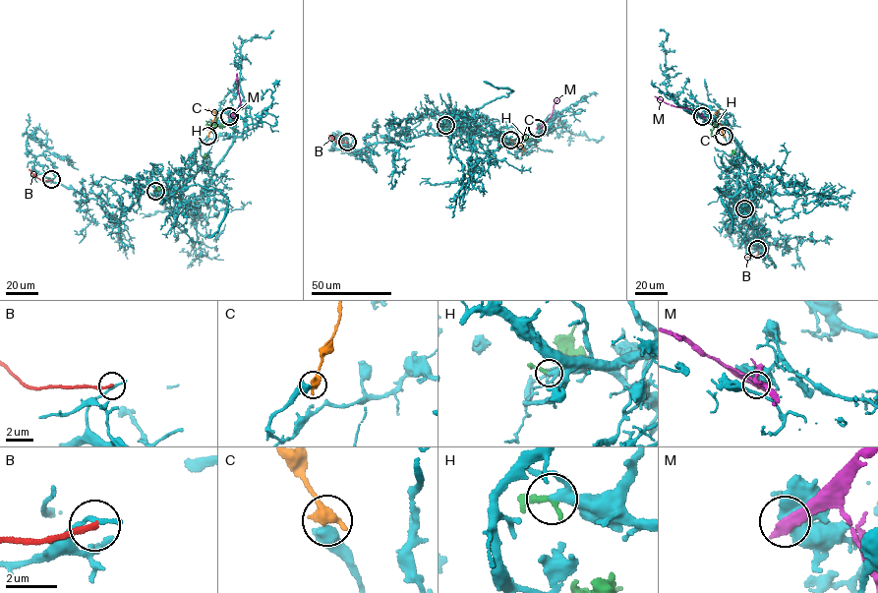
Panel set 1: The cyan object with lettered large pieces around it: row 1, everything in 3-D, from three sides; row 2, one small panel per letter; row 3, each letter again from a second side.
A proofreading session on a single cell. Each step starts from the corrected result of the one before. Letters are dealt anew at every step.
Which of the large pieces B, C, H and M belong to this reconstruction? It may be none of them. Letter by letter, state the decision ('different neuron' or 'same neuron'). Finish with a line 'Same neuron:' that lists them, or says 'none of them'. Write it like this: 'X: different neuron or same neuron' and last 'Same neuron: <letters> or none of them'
B: different neuron
C: different neuron
H: different neuron
M: different neuron
Same neuron: none of them

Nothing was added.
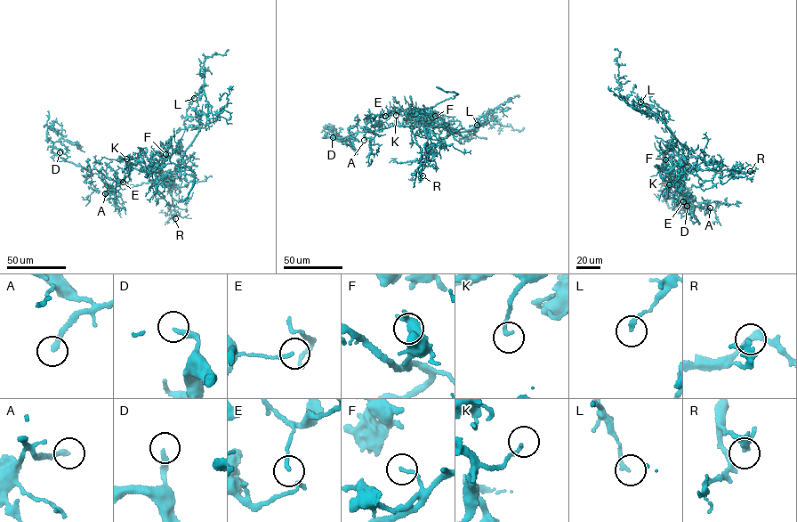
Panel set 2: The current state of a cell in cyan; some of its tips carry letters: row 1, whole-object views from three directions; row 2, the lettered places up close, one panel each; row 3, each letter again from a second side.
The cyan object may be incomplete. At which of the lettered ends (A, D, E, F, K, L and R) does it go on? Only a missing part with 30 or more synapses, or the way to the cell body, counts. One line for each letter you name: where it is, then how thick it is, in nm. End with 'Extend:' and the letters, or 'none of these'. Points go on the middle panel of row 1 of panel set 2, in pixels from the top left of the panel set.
A: place (364, 140); calibre 240 nm
D: place (333, 137); calibre 240 nm
K: place (396, 115); calibre 180 nm
Extend: A, D, K

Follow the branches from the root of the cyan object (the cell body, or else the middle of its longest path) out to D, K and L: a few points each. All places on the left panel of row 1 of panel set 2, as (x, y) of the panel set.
D: (156, 167), (149, 173), (132, 168), (128, 175), (116, 182), (100, 172), (92, 174), (67, 161), (60, 152)
K: (156, 167), (126, 159)
L: (156, 167), (175, 151), (186, 150), (193, 142), (200, 123), (195, 110), (199, 96), (194, 98)

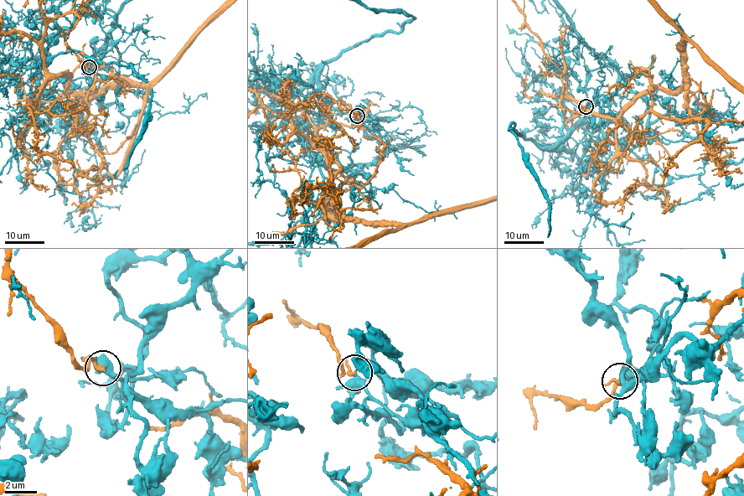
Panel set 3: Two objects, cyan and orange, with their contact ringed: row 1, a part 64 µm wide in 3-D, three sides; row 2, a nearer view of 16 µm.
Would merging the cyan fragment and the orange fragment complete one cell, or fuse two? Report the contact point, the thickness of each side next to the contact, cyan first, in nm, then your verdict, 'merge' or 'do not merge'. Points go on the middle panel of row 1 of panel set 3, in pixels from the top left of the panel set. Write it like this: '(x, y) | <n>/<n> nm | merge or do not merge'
(357, 116) | 400/150 nm | do not merge

